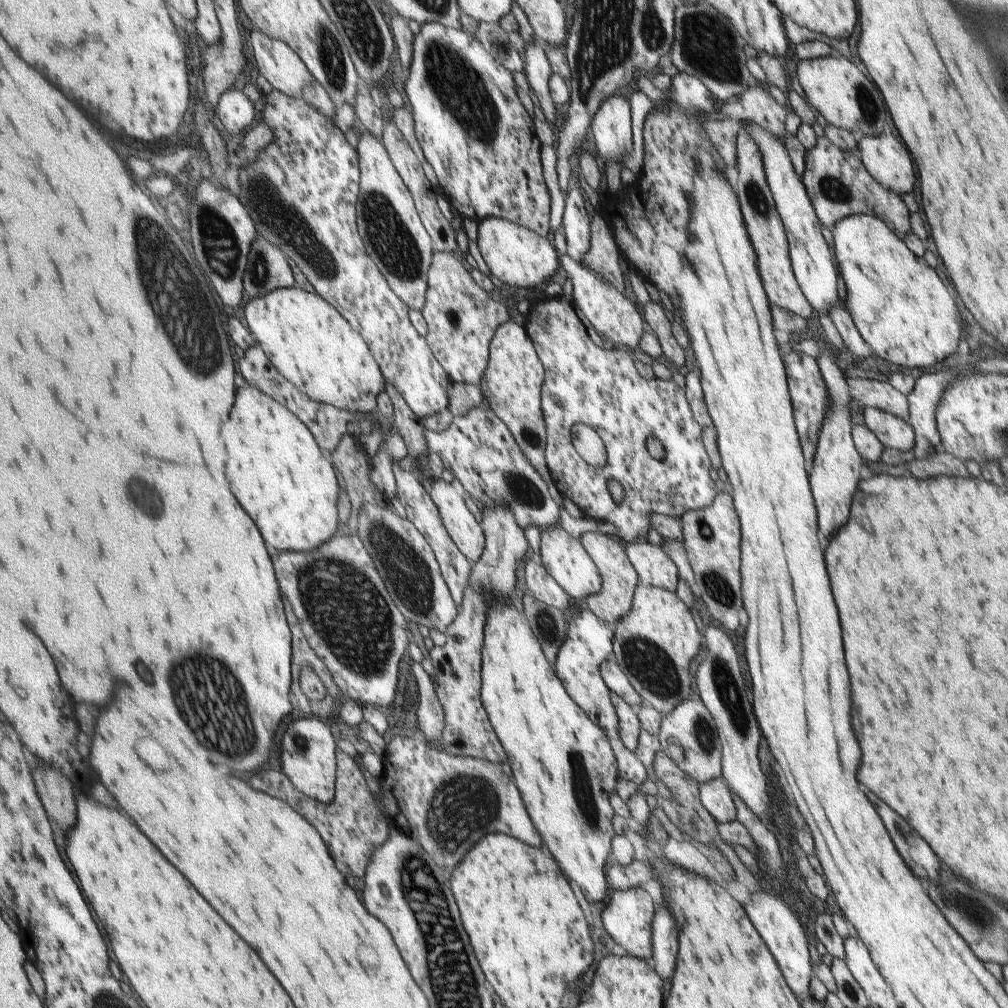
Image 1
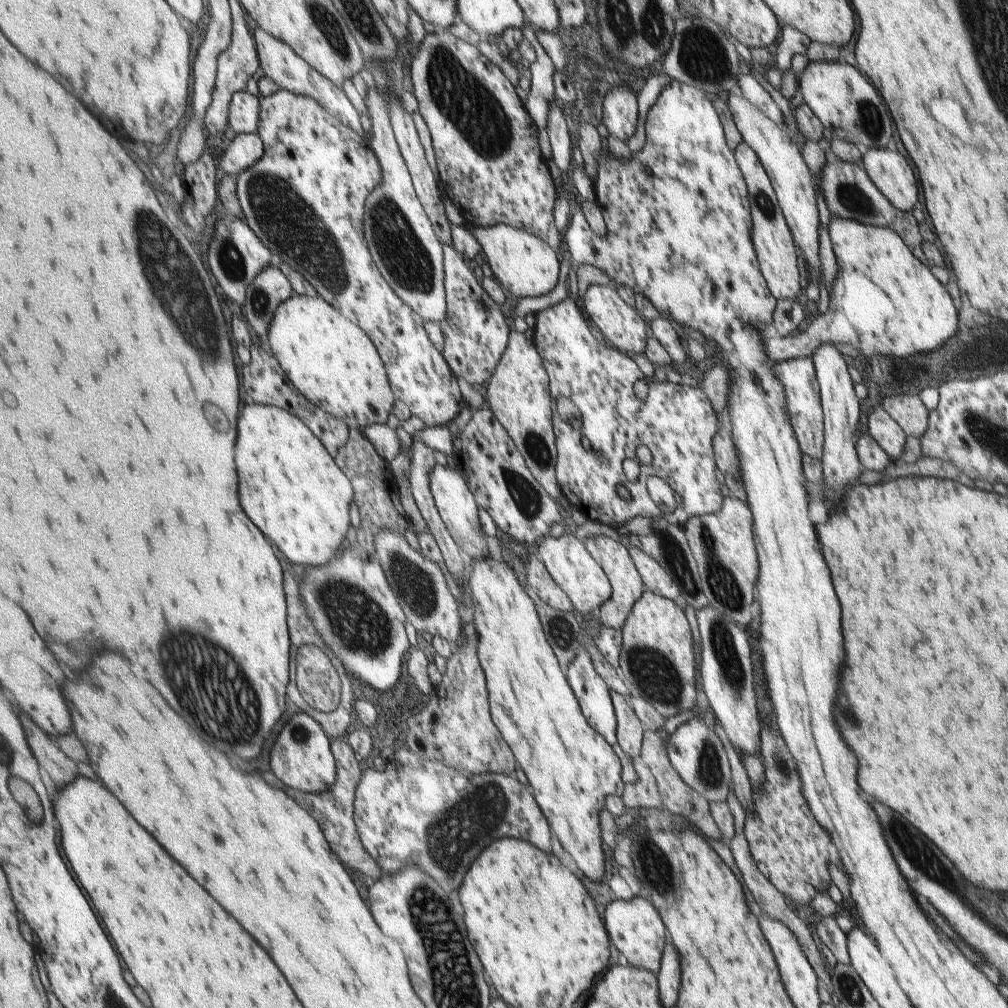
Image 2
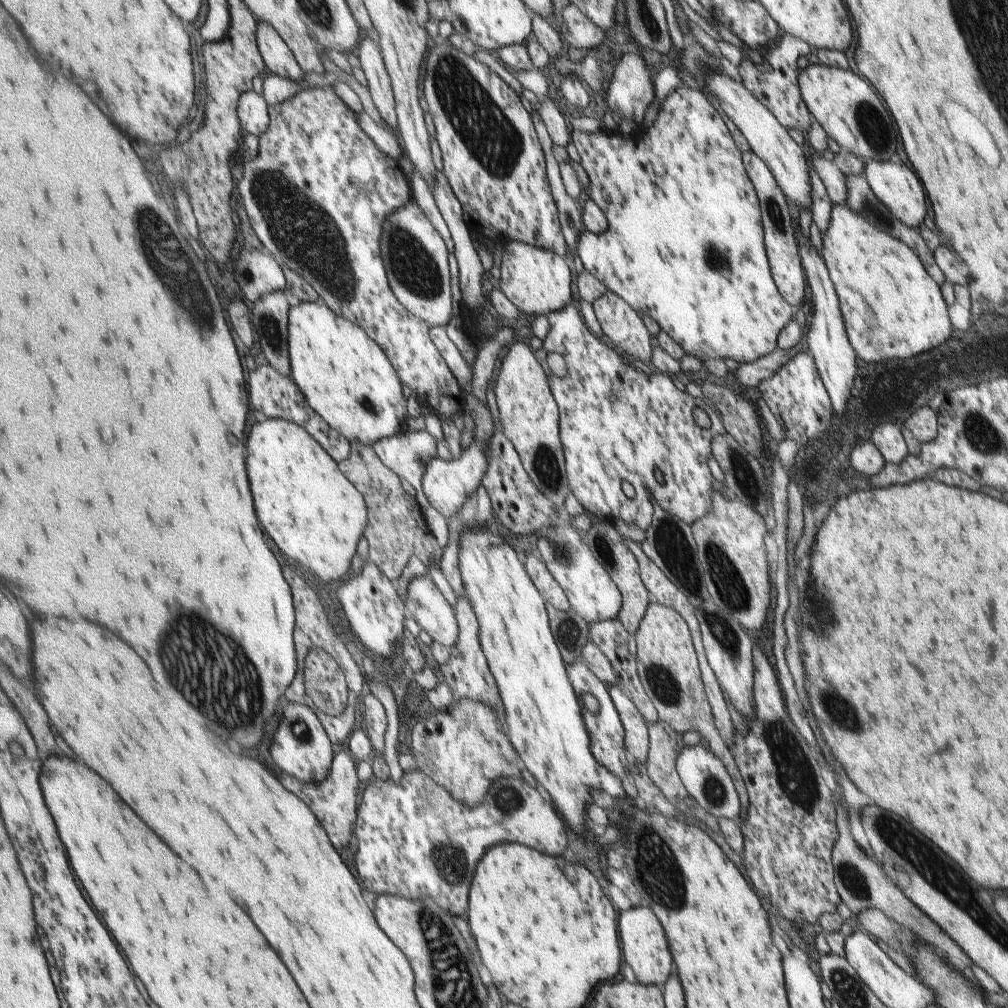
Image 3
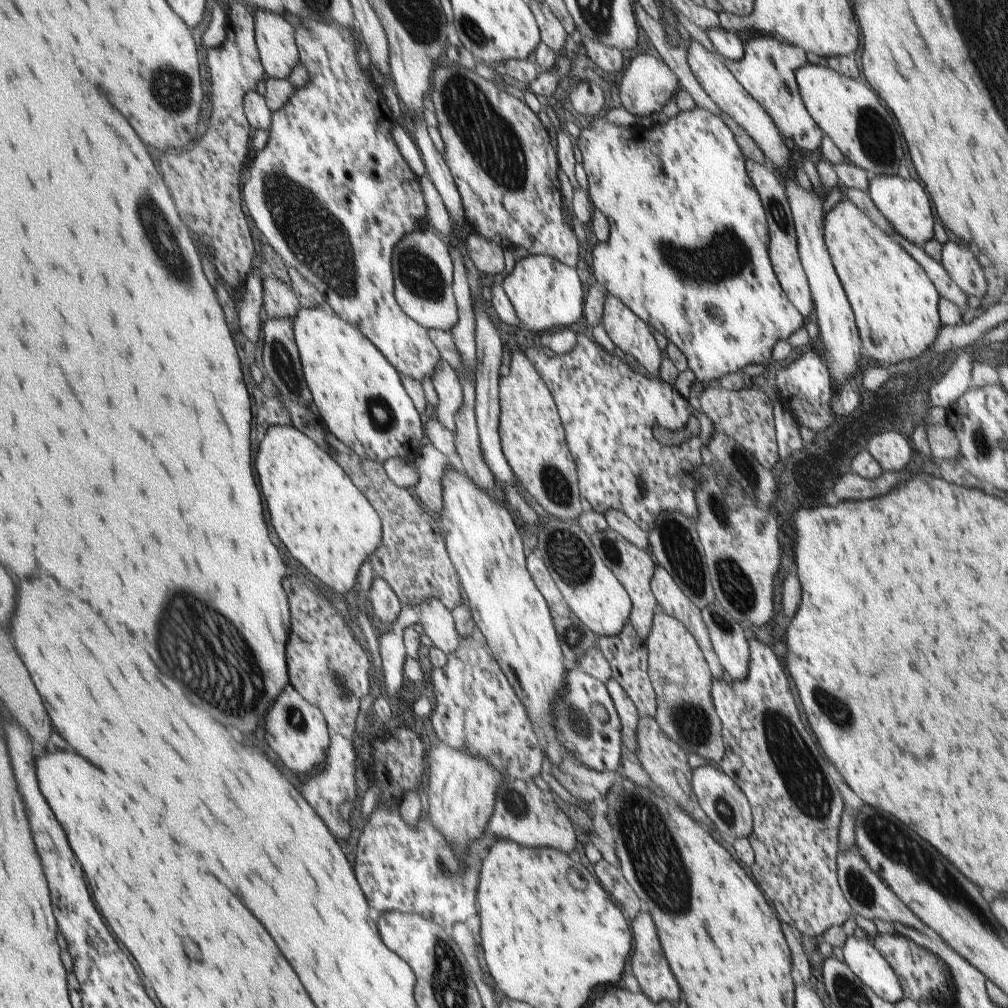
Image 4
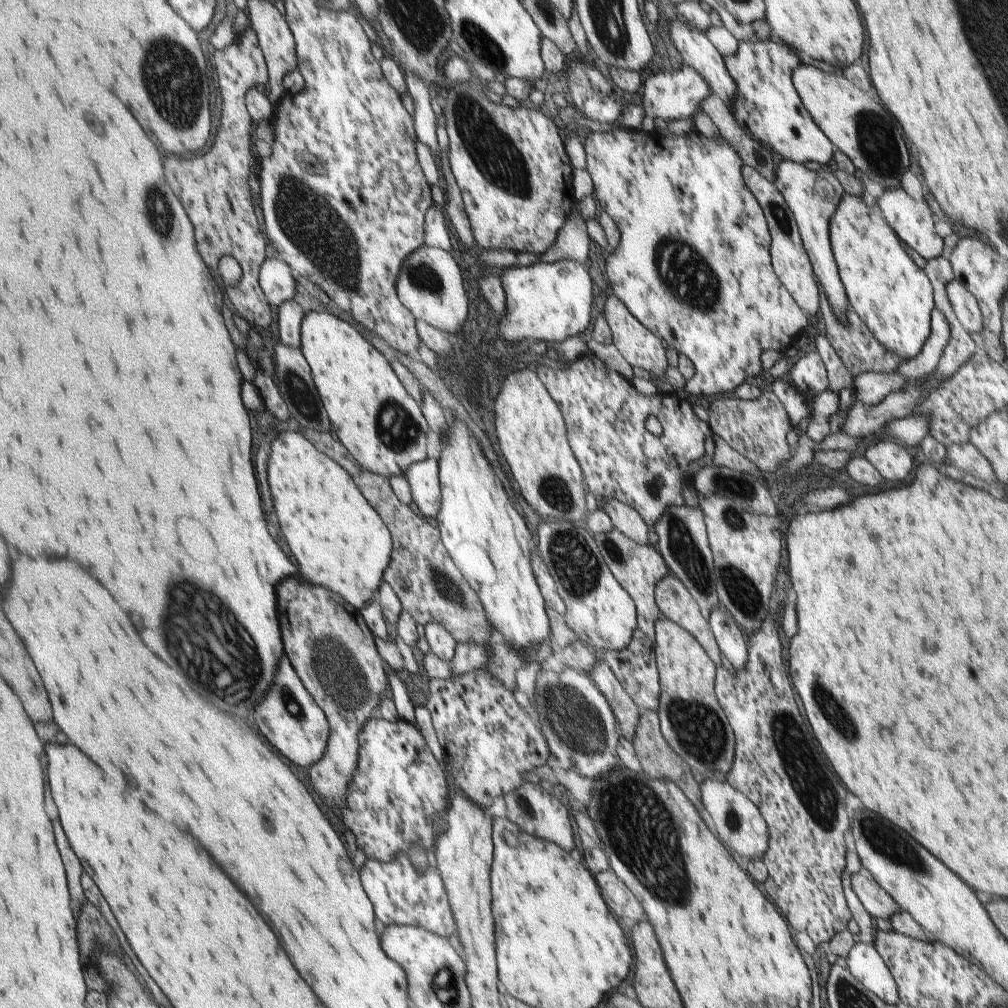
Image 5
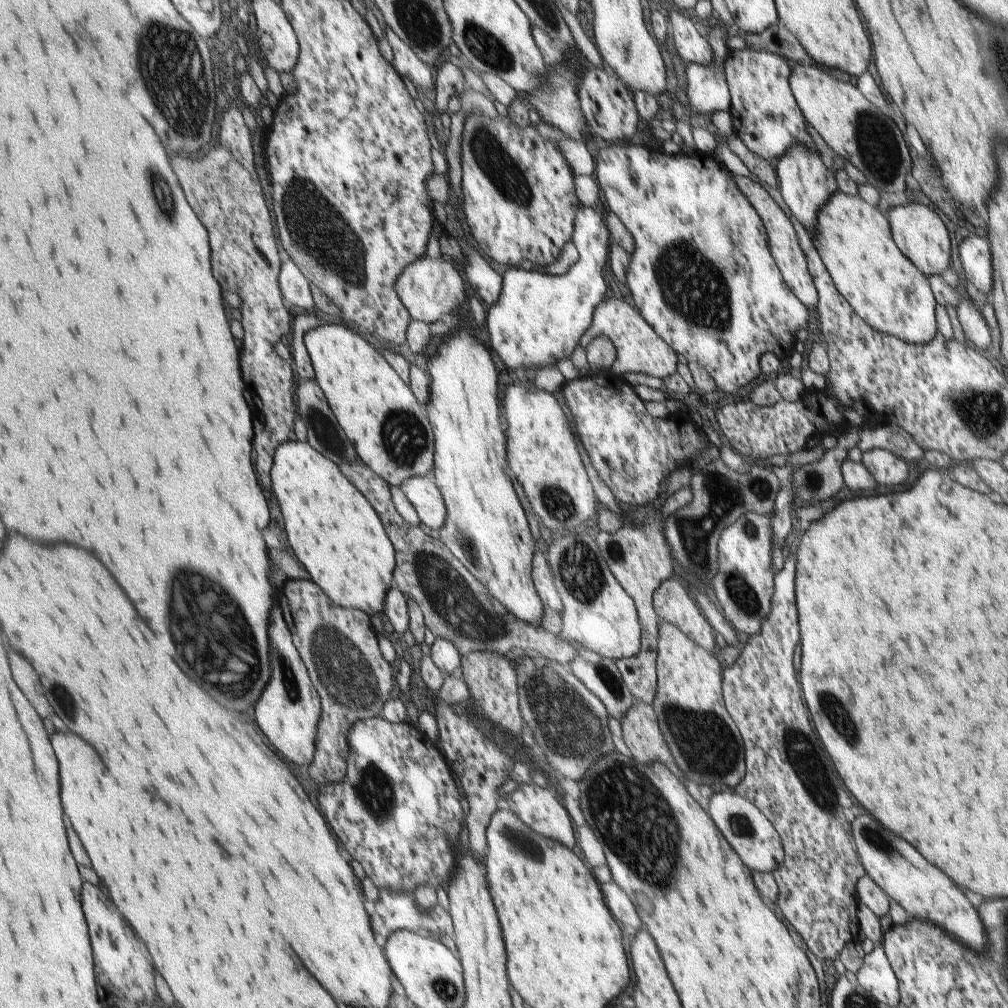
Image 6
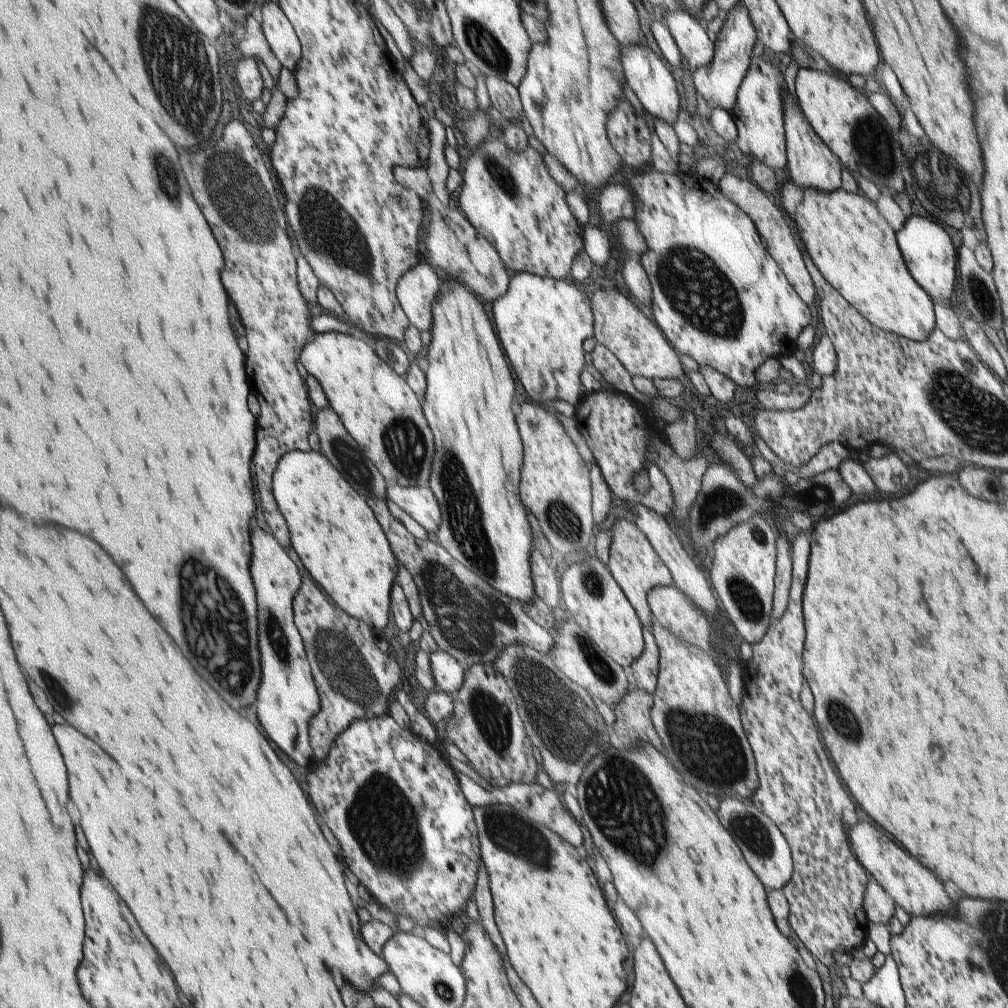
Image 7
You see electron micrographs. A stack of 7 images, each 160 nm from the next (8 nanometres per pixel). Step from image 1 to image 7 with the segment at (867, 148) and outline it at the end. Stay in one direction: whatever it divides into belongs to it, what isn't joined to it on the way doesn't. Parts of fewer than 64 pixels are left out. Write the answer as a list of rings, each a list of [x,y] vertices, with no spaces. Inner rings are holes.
[[[912,215],[907,217],[904,225],[896,232],[896,243],[901,244],[901,252],[905,252],[905,260],[909,260],[909,272],[921,280],[923,288],[933,292],[933,298],[941,299],[948,304],[951,298],[953,280],[955,280],[955,250],[951,246],[949,236],[931,220]]]

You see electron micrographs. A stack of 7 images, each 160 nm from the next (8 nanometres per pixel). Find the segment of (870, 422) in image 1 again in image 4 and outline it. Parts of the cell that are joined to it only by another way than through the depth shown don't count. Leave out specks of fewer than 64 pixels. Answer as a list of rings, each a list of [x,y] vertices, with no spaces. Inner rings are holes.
[[[882,432],[873,435],[866,444],[869,452],[886,473],[899,473],[910,462],[911,448],[897,432]]]

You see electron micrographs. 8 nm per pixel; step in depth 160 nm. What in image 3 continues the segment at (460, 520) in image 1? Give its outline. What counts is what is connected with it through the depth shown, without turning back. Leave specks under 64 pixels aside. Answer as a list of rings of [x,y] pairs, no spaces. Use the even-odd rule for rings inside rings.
[[[471,390],[466,392],[465,411],[471,416],[474,423],[471,444],[465,448],[464,455],[460,459],[432,458],[423,477],[423,492],[428,502],[443,516],[446,516],[448,521],[450,518],[459,515],[468,498],[482,484],[482,478],[487,474],[490,467],[488,453],[490,452],[490,443],[496,433],[495,420],[493,420],[489,403],[483,404]]]

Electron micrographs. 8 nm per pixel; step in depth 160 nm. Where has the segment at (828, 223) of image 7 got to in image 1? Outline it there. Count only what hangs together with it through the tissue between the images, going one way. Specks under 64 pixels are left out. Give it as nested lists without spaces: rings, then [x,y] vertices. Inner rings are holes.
[[[864,211],[841,219],[832,226],[831,231],[833,252],[846,286],[843,305],[873,355],[907,368],[931,368],[935,362],[953,357],[961,336],[955,300],[949,296],[937,274],[925,264],[925,260],[909,252],[904,241],[897,238],[880,218]]]

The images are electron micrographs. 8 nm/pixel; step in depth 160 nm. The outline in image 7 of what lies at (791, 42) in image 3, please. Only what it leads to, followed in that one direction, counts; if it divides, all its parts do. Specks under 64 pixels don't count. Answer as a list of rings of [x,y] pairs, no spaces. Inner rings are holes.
[[[753,55],[750,58],[748,71],[745,73],[739,90],[736,92],[736,104],[729,112],[739,131],[734,144],[737,150],[739,150],[741,154],[745,154],[745,156],[749,156],[749,158],[759,161],[773,170],[777,170],[777,168],[781,170],[783,166],[787,166],[787,145],[784,140],[783,109],[783,96],[785,96],[785,93],[782,95],[782,98],[779,98],[779,92],[781,92],[783,86],[785,86],[785,82],[783,82],[781,72],[779,72],[775,66],[771,66],[769,62],[765,62],[765,60],[761,60],[761,58]]]

